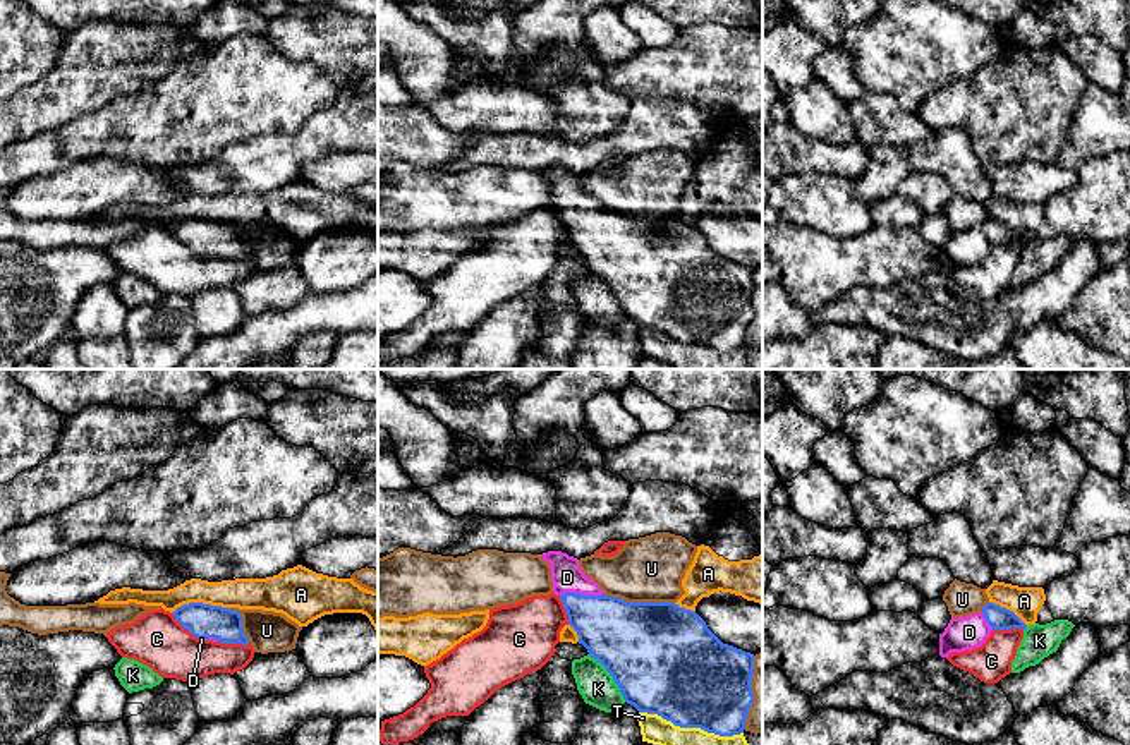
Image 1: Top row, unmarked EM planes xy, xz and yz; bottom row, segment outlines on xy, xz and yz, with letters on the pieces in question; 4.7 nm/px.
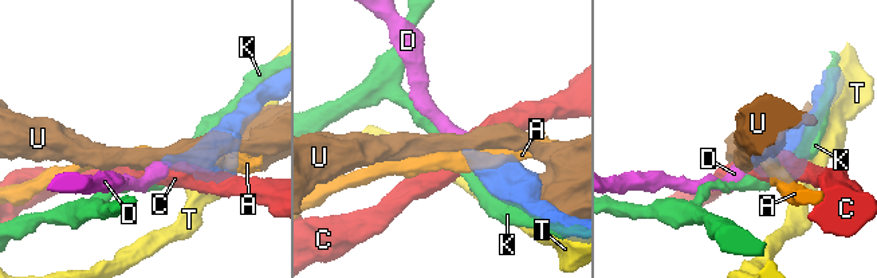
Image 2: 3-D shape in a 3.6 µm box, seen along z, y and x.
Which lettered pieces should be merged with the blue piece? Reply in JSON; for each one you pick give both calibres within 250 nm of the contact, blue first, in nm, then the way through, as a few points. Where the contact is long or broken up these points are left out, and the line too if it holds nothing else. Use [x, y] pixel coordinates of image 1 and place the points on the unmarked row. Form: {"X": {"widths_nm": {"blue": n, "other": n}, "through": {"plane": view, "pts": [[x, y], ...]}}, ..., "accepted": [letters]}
{"D": {"widths_nm": {"blue": 300, "other": 140}, "through": {"plane": "xz", "pts": [[615, 248], [581, 210], [567, 193]]}}, "accepted": ["D"]}

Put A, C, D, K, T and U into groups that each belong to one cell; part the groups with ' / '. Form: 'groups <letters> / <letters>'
groups A K / C / D / T / U

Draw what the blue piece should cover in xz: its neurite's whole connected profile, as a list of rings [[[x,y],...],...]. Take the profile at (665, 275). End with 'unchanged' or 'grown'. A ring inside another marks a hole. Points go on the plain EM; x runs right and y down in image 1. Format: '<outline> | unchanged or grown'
[[[562,167],[539,172],[551,182],[553,209],[562,215],[579,259],[606,283],[627,319],[680,343],[701,343],[720,352],[744,348],[754,318],[754,270],[723,259],[696,227],[675,218],[610,213],[584,191],[577,173]]] | grown

